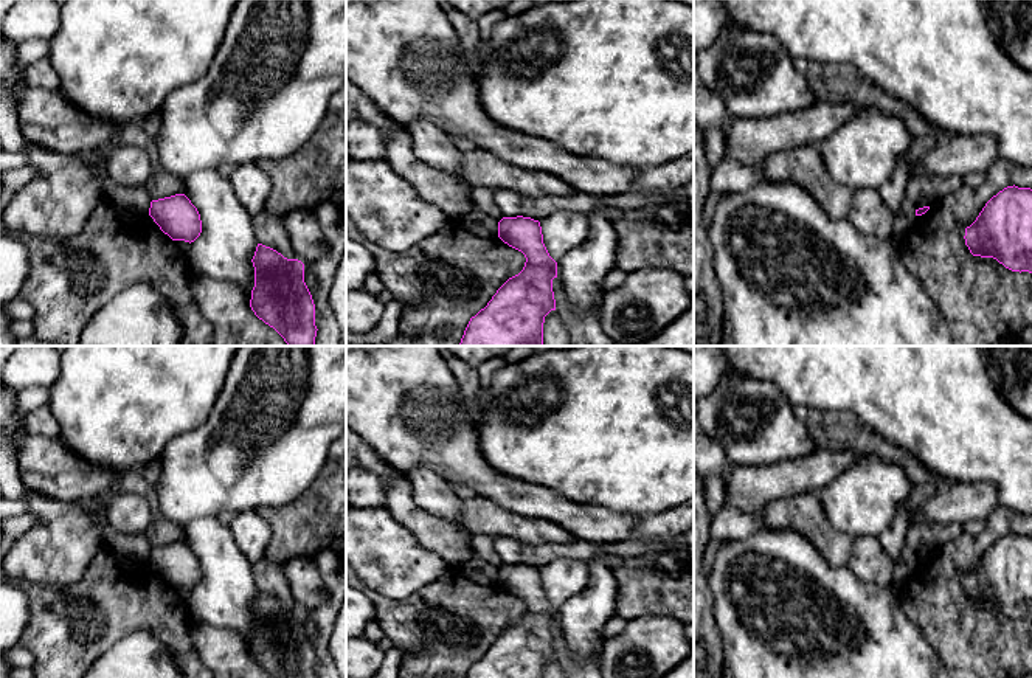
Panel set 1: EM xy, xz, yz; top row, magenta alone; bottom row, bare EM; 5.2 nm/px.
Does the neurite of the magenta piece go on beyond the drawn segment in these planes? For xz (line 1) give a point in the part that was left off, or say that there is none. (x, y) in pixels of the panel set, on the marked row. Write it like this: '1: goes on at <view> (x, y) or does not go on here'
1: does not go on here

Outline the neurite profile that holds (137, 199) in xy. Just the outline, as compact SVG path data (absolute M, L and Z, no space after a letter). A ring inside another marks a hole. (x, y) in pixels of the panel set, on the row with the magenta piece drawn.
M96 149L81 155L84 161L95 166L102 178L102 192L110 202L116 203L123 209L146 214L151 208L151 197L144 186L126 188L116 185L107 174L106 161L109 149Z

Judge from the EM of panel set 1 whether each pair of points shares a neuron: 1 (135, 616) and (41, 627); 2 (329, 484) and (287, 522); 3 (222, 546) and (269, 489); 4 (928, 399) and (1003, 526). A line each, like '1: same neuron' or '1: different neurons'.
1: same neuron
2: same neuron
3: different neurons
4: different neurons

